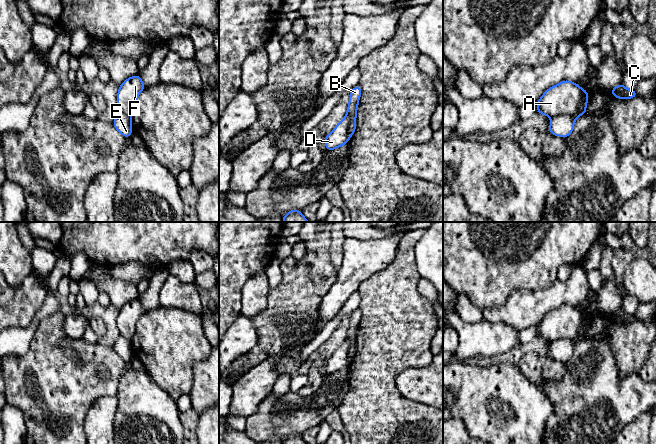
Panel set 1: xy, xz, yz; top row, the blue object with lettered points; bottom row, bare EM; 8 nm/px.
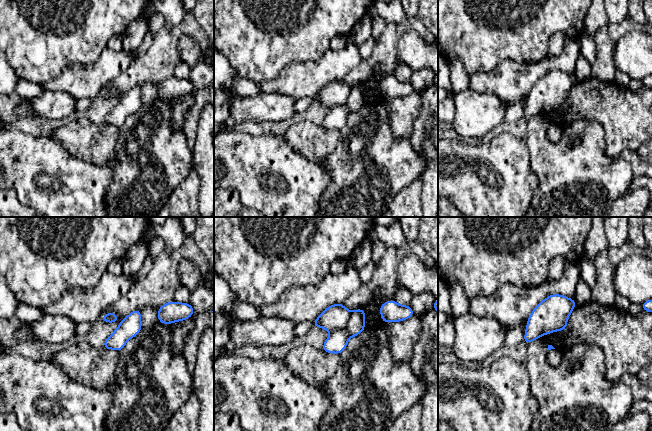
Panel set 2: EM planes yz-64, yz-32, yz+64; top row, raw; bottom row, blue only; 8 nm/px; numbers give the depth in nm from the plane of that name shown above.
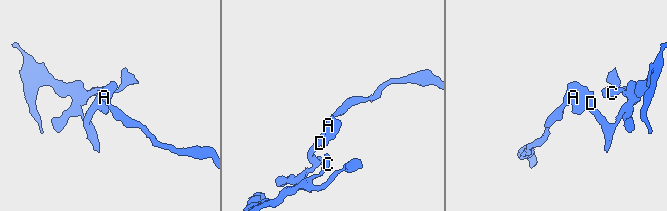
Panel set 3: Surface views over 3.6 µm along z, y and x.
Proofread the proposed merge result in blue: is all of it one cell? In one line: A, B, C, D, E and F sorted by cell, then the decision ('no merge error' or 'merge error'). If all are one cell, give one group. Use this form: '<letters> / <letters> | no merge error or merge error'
A B F / C D E | merge error

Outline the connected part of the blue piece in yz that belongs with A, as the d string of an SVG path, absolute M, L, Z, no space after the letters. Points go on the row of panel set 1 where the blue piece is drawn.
M564 80L547 89L536 102L537 113L552 118L568 114L576 119L579 116L577 108L583 91L576 83Z

